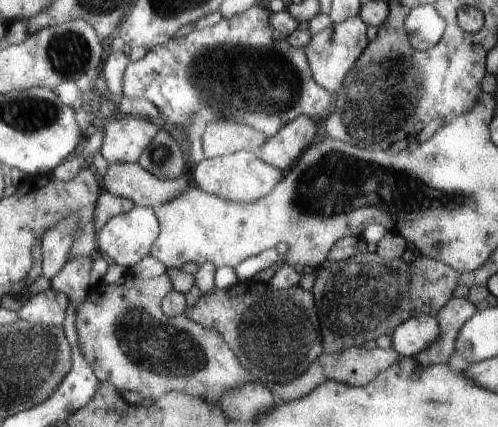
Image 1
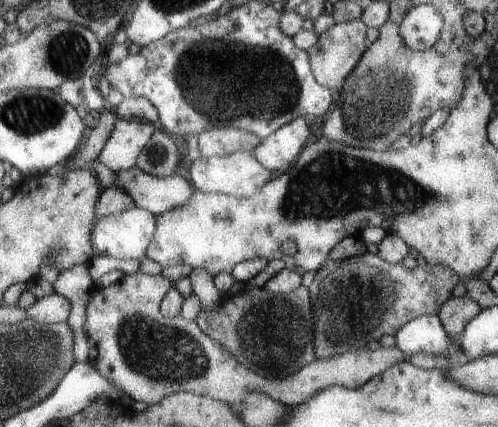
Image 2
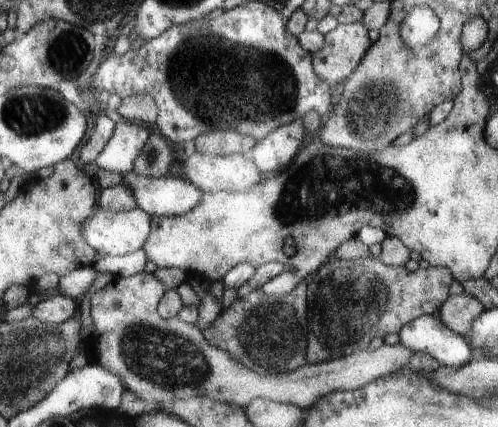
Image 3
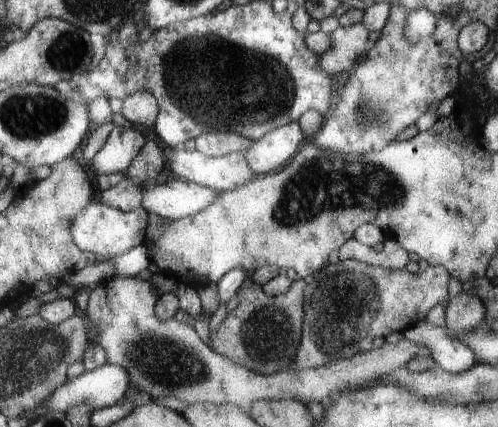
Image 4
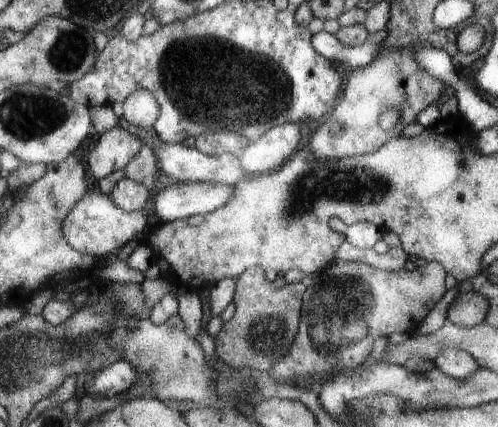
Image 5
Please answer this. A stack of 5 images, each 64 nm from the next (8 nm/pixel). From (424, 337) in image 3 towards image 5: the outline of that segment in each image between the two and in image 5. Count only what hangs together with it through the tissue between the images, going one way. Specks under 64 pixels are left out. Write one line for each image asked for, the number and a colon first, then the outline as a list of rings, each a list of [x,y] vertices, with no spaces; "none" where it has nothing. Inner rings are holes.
4: [[[419,322],[405,330],[403,338],[423,342],[431,352],[435,368],[441,368],[447,374],[461,374],[465,370],[471,370],[471,366],[475,364],[473,354],[469,354],[469,350],[463,344],[453,342],[453,338],[443,328],[429,328],[423,322]]]
5: [[[453,348],[443,350],[435,358],[435,368],[443,376],[447,376],[451,380],[457,380],[457,382],[465,382],[467,378],[471,378],[471,374],[475,376],[479,372],[479,364],[469,354],[453,350]]]

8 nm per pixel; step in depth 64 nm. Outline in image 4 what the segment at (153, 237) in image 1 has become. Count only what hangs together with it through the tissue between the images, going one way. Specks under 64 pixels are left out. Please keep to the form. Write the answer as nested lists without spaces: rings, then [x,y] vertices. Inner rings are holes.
[[[91,198],[89,206],[77,214],[71,222],[71,232],[73,232],[73,242],[77,244],[79,250],[95,254],[99,260],[115,260],[121,258],[123,254],[129,254],[135,246],[145,246],[149,238],[149,216],[151,212],[141,206],[133,212],[123,212],[111,204],[107,204],[103,198]]]

